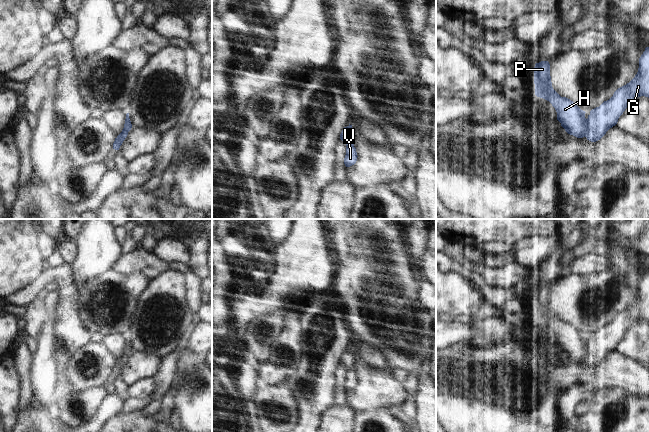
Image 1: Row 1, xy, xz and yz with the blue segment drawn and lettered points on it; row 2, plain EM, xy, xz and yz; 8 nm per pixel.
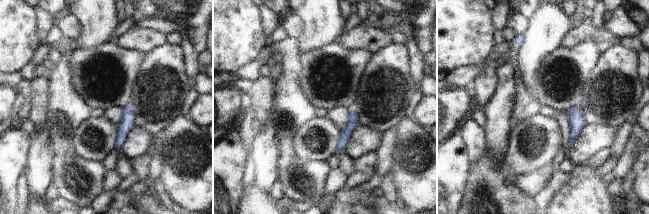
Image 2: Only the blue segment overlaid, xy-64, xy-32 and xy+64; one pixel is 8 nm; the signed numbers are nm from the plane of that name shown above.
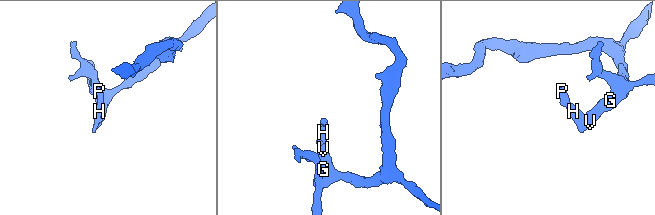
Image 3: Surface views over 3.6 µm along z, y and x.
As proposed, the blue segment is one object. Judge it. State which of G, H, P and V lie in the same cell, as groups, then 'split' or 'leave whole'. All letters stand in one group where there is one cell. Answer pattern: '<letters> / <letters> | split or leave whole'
G V / H P | split

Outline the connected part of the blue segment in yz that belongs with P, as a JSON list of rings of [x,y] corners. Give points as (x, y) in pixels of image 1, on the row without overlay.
[[[541,285],[534,291],[535,319],[549,325],[557,336],[557,344],[565,355],[577,362],[586,361],[587,343],[585,335],[573,325],[561,321],[552,311],[550,288]]]

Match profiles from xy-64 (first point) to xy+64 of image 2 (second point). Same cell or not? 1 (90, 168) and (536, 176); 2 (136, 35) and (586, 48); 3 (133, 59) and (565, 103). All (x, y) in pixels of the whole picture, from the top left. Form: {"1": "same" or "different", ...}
{"1": "same", "2": "different", "3": "same"}

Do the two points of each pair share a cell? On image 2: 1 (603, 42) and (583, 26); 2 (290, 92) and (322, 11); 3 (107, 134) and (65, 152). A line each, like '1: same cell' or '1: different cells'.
1: same cell
2: different cells
3: different cells

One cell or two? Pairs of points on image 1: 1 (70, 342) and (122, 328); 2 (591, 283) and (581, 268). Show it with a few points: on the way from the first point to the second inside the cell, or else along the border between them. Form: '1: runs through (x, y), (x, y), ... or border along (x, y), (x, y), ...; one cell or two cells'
1: border along (79, 313), (85, 326), (92, 333); two cells
2: border along (607, 264), (602, 270), (585, 275), (567, 271); two cells

